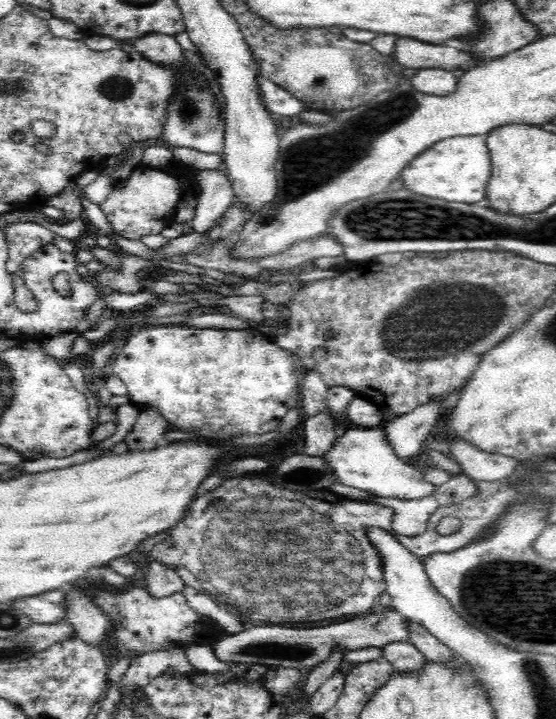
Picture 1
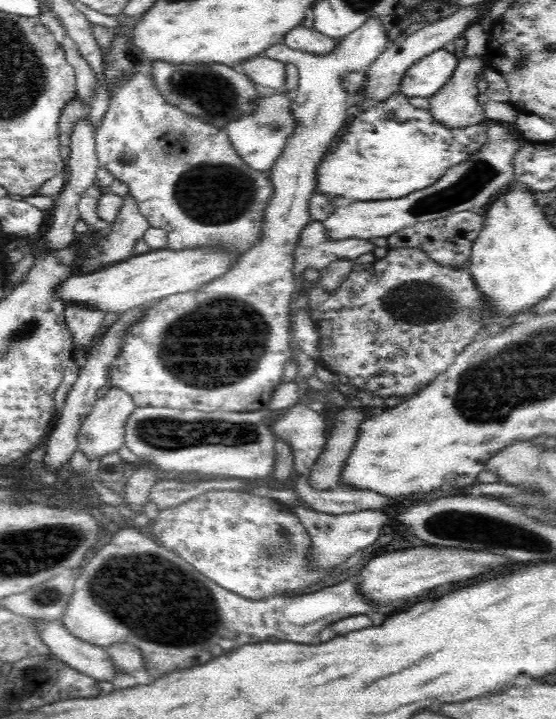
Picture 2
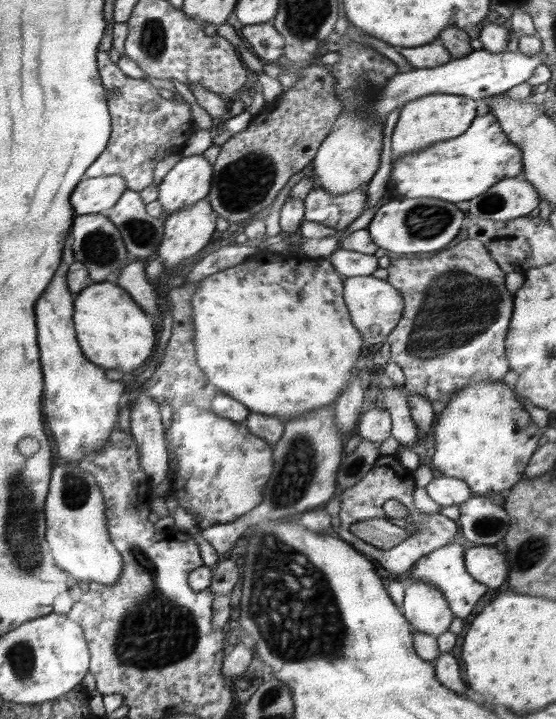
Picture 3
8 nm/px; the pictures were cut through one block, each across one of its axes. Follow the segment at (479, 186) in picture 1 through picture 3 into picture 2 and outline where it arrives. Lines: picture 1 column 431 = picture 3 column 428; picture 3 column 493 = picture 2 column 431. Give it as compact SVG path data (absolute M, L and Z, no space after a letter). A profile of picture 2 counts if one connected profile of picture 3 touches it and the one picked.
M392 93L374 108L365 108L348 124L347 132L340 138L340 142L334 143L322 156L316 168L315 191L323 195L344 196L345 202L384 200L384 196L388 199L402 198L436 184L447 174L448 168L468 160L486 142L488 135L484 121L472 126L448 127L436 121L430 111L412 105L406 95Z

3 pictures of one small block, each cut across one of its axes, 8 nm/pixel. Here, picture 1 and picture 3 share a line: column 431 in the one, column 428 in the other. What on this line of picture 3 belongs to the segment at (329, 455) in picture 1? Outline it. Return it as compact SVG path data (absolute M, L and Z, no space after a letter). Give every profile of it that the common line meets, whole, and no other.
M439 473L425 488L428 496L440 507L459 505L472 497L470 487L462 479Z

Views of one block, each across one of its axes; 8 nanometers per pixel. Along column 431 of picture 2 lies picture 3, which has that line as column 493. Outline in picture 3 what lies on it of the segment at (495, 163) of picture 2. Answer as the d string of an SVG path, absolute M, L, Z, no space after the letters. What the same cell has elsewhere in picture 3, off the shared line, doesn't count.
M506 178L480 196L468 200L470 216L484 220L508 221L526 216L540 204L538 190L524 178Z

